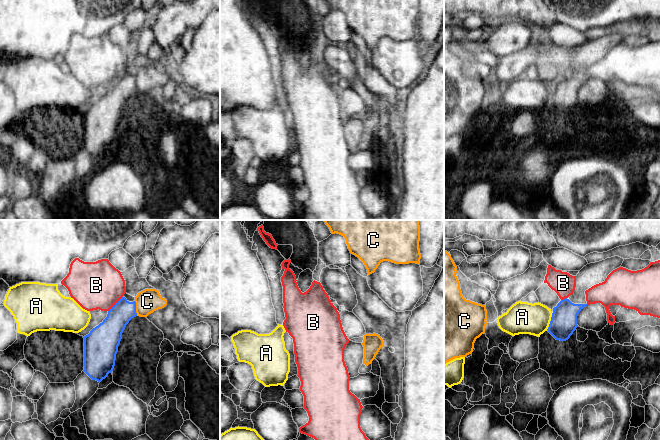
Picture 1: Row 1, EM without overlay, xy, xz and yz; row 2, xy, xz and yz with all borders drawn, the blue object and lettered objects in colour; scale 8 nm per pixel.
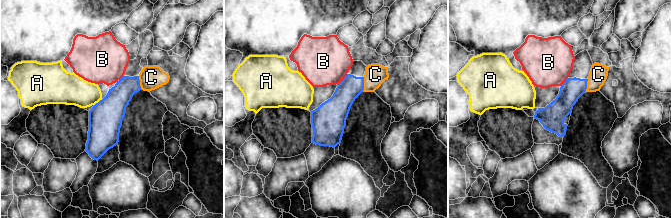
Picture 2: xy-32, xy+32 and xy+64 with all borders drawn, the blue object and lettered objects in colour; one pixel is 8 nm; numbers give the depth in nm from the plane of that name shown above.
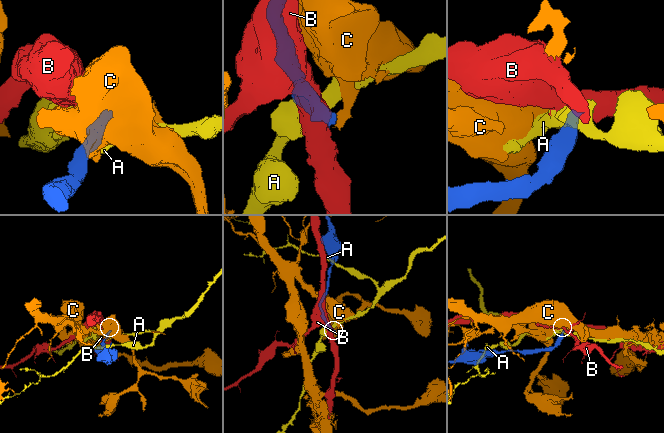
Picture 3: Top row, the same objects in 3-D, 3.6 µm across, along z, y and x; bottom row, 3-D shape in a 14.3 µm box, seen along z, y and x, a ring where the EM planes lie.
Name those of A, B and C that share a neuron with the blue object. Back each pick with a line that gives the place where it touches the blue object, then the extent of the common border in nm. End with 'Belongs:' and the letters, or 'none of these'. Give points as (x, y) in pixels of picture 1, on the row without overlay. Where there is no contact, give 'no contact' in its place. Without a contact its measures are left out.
Belongs: none of these

